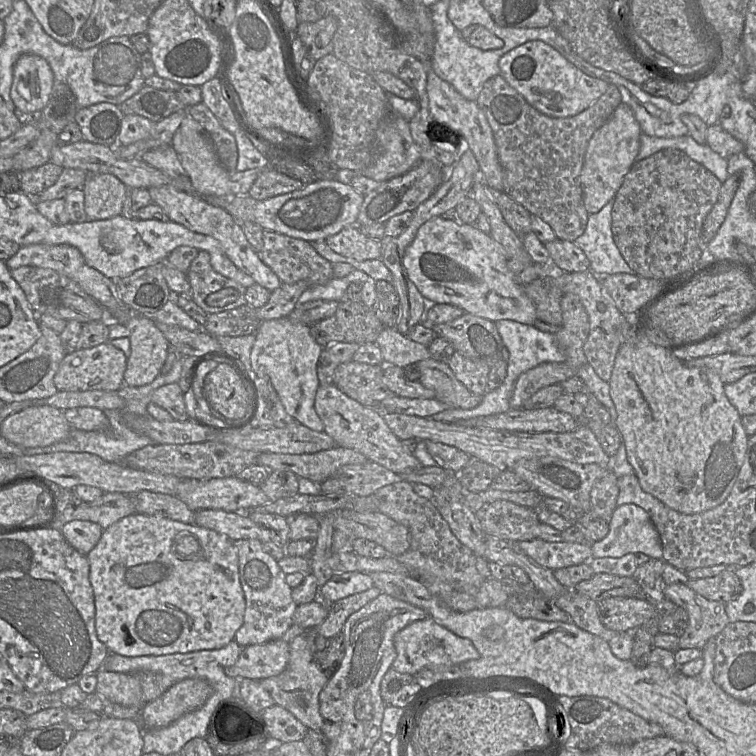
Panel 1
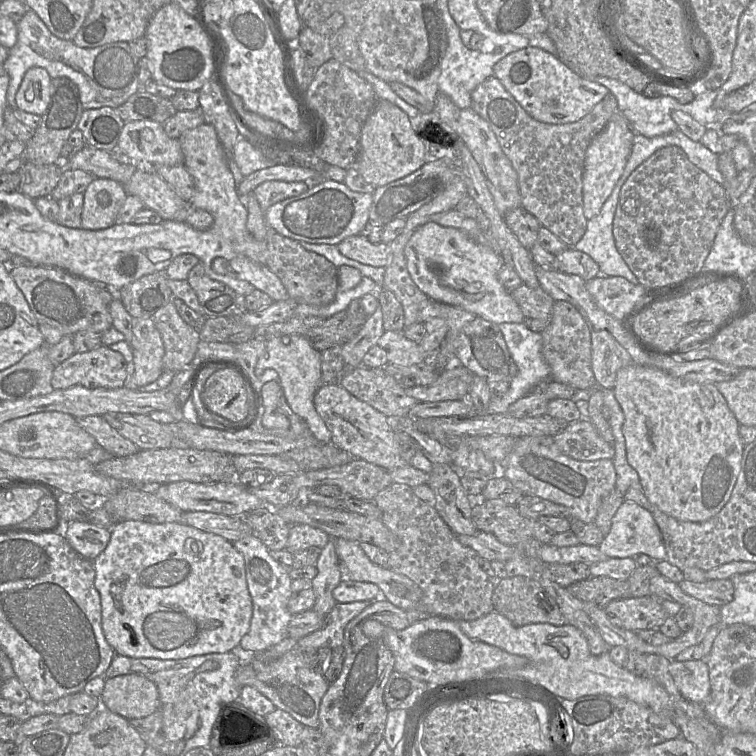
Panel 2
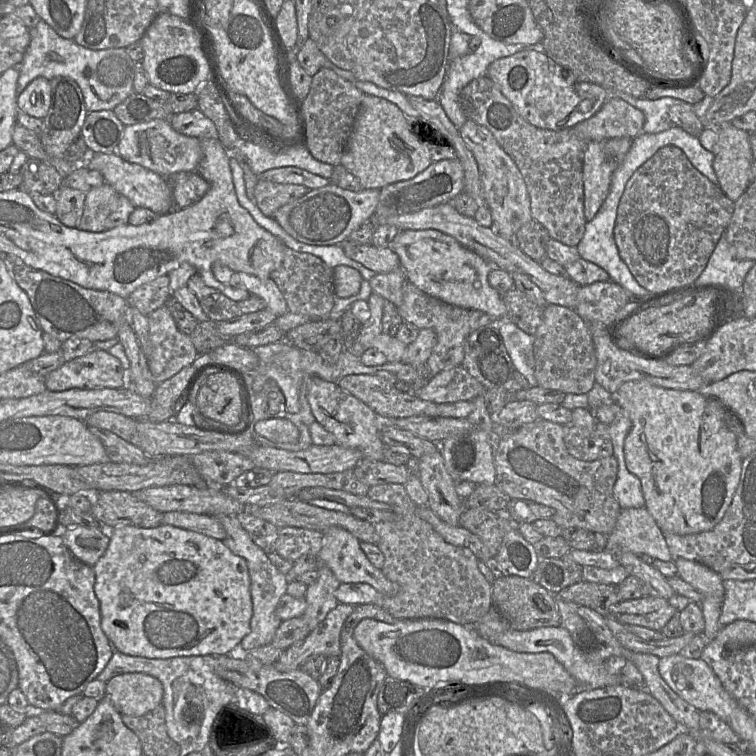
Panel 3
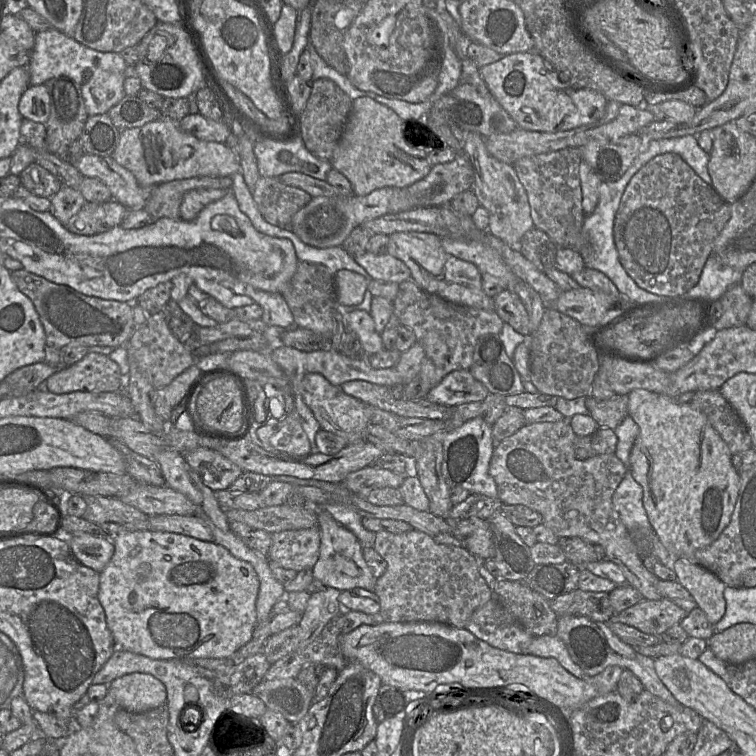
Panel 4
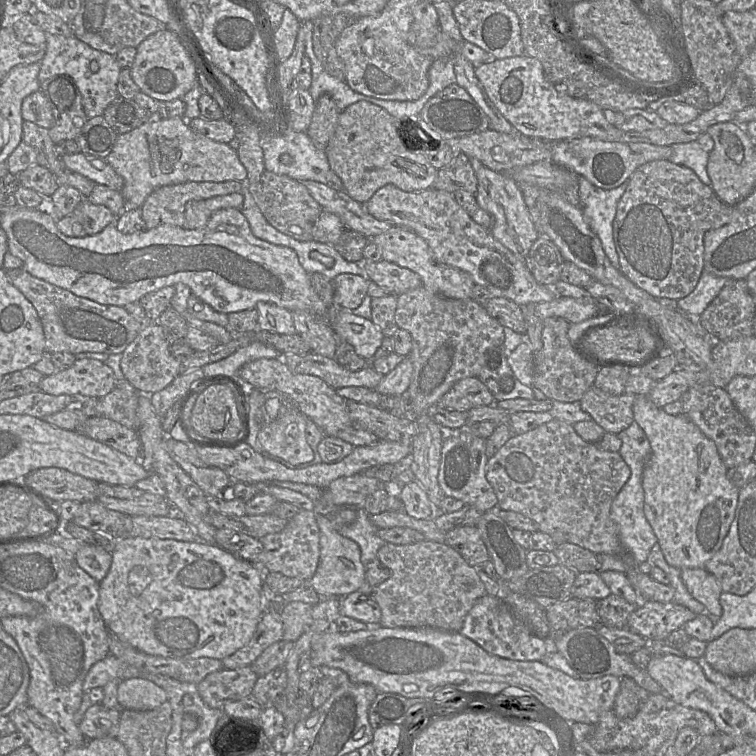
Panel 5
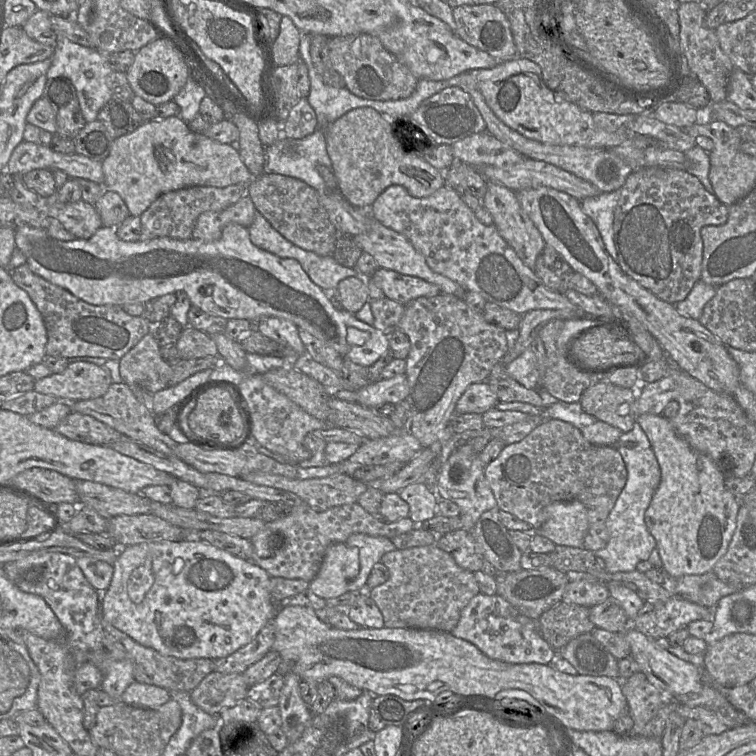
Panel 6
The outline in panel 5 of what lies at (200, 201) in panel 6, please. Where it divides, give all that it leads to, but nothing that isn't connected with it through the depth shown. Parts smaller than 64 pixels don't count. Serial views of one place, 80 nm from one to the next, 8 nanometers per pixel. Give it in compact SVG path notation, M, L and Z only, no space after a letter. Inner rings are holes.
M235 180L225 182L184 182L155 189L141 206L146 229L163 224L183 227L185 204L191 200L204 200L215 196L241 193L242 183Z

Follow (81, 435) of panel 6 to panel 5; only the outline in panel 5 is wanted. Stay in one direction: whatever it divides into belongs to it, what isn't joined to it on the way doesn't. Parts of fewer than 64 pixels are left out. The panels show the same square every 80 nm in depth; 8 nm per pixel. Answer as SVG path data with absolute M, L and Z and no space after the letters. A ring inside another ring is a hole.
M92 415L76 430L119 450L130 458L141 460L142 445L136 429L128 428L103 416Z

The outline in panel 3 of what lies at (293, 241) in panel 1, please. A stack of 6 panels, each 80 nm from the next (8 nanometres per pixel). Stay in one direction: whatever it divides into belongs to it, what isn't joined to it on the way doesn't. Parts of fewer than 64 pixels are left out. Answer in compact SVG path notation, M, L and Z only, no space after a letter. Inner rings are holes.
M286 248L281 266L270 274L282 292L288 311L301 314L315 320L330 318L336 294L334 284L334 269L330 268L319 257L309 253L297 252Z

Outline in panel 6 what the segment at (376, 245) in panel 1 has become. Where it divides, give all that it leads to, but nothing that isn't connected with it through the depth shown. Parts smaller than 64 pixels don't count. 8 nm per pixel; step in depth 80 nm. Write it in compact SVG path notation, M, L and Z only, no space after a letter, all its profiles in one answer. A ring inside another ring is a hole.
M378 268L371 278L387 298L403 305L419 297L432 297L441 293L435 284L386 268Z

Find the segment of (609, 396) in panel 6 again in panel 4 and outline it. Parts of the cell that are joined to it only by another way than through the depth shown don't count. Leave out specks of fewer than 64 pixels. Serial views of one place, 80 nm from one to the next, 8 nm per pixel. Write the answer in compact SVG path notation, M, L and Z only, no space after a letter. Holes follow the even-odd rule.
M615 395L607 400L587 396L585 403L589 415L596 421L599 428L605 427L614 430L628 416L627 395Z

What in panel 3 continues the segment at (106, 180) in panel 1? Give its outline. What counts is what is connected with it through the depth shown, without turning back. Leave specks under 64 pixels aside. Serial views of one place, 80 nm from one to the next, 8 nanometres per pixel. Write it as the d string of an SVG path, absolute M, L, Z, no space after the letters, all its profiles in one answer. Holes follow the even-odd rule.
M108 183L92 188L86 193L83 213L77 229L89 232L103 232L108 216L116 210L118 193Z

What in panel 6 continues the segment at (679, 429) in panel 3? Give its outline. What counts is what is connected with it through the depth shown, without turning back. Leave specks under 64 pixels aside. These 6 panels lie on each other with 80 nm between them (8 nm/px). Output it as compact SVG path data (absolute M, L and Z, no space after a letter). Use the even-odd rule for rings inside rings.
M641 414L636 422L647 435L661 469L661 480L644 520L656 541L665 572L679 578L713 570L726 553L736 528L740 500L725 485L713 460L693 449L663 415Z

